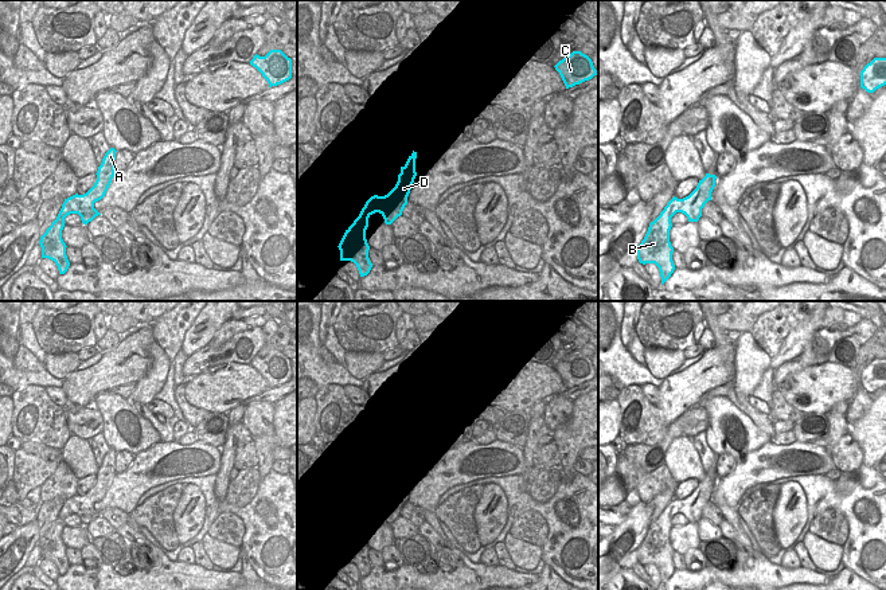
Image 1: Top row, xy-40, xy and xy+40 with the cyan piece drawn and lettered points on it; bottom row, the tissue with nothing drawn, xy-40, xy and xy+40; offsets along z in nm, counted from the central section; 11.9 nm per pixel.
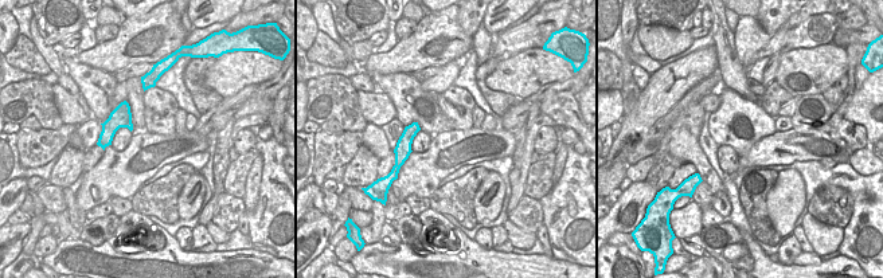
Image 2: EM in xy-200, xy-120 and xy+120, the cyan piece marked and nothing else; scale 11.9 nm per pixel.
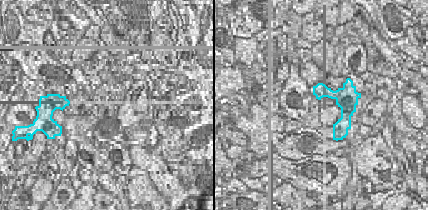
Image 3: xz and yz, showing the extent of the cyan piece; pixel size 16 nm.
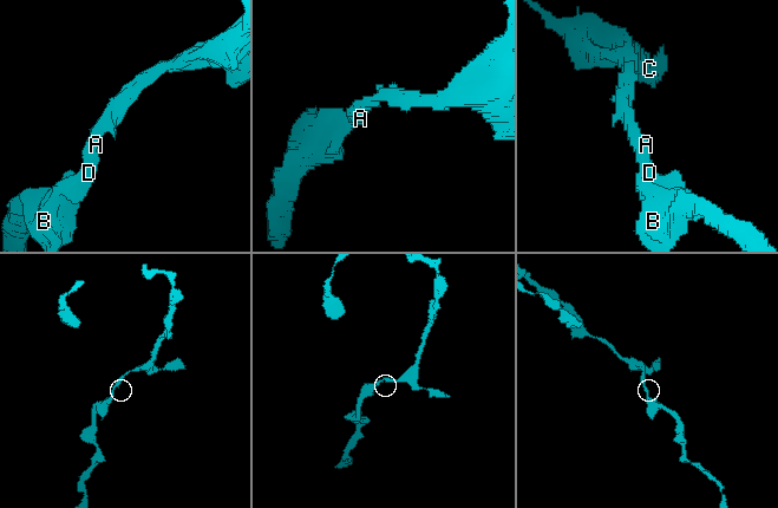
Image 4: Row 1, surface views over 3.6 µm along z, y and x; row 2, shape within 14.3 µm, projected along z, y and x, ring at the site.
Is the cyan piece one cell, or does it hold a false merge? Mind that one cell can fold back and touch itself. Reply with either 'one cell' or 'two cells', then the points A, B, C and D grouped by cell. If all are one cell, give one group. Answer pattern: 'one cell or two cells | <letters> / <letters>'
one cell | A B C D

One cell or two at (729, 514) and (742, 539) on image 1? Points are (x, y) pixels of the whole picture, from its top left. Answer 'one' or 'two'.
one

